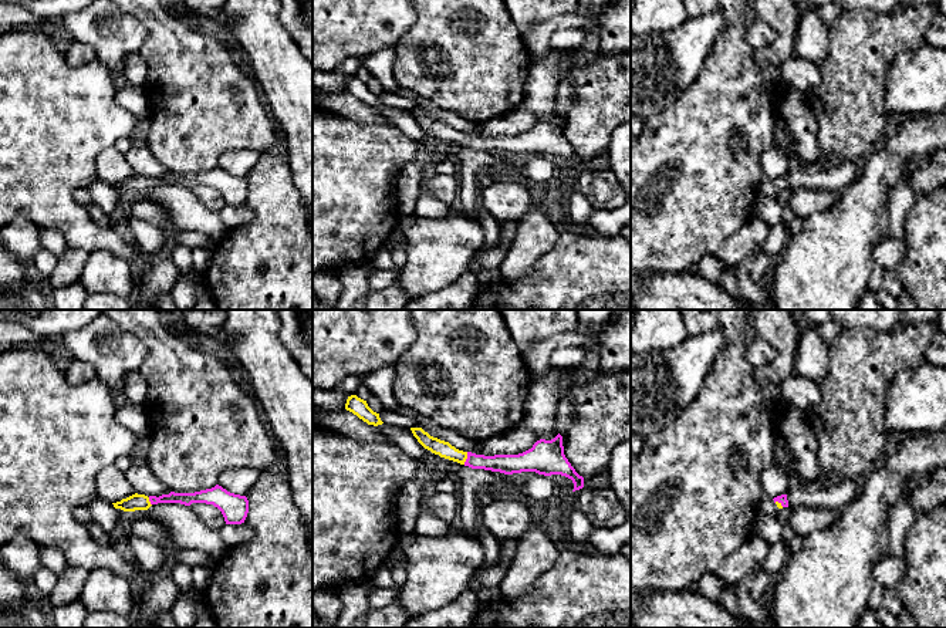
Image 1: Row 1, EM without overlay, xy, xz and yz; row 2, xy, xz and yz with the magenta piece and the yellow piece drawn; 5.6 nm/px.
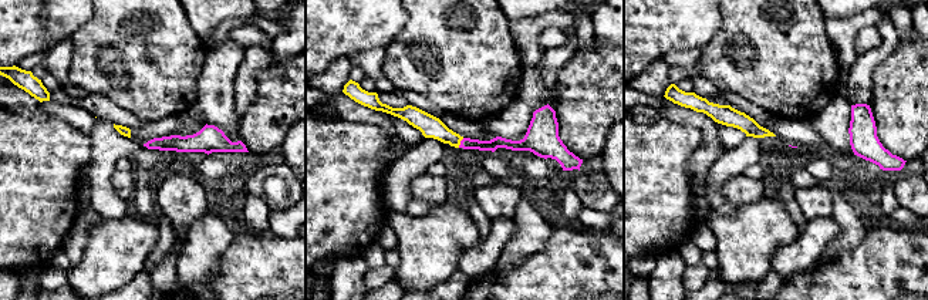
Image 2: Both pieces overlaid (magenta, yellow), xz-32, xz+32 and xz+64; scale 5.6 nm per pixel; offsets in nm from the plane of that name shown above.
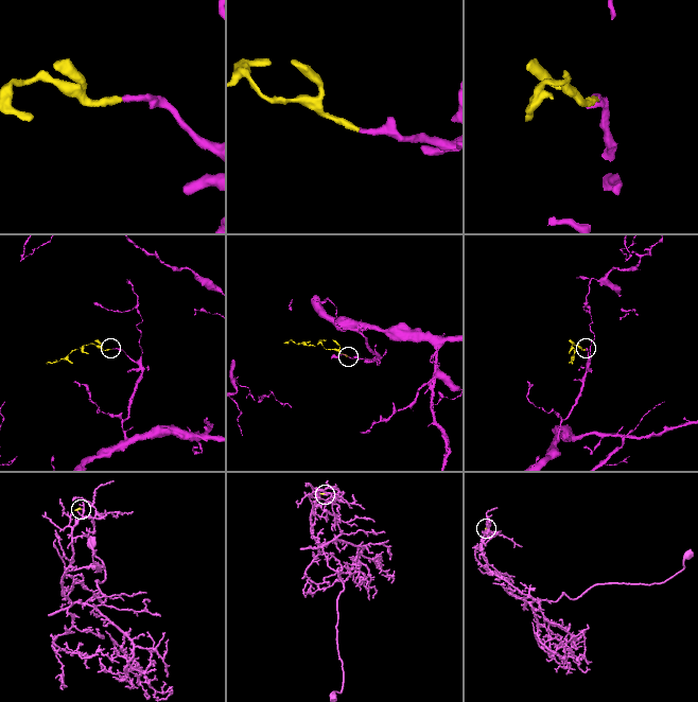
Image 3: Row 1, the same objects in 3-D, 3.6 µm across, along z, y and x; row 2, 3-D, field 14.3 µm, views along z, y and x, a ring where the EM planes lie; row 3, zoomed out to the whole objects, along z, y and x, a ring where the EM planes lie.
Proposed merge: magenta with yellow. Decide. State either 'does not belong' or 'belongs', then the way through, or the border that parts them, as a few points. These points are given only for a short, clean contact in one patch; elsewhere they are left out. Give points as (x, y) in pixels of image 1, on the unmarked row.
belongs; way xz (504, 145), (475, 144), (468, 139), (443, 131)

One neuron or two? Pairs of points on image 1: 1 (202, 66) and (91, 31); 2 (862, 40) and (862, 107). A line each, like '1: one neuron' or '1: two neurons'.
1: two neurons
2: one neuron

